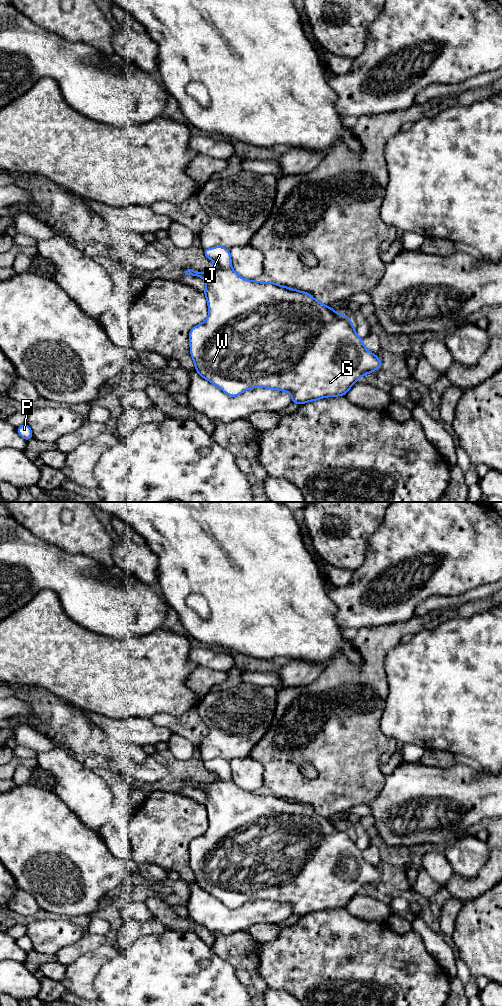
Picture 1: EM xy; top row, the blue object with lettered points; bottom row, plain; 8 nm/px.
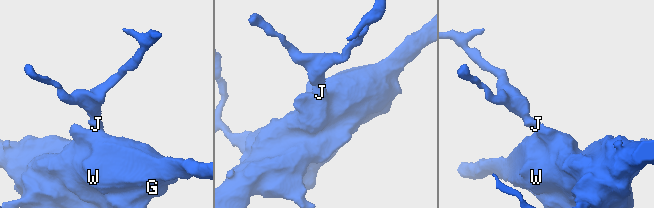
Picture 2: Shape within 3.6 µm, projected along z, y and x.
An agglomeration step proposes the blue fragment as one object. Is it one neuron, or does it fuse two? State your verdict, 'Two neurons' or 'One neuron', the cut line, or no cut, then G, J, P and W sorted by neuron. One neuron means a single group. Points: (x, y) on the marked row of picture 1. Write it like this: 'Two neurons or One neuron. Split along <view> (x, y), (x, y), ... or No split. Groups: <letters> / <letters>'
One neuron. No split. Groups: G J P W

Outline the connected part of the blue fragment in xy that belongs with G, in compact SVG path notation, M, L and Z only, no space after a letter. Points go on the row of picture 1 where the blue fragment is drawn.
M215 246L202 251L206 258L215 262L215 266L207 272L198 272L193 269L185 271L185 275L201 277L205 280L206 288L203 293L206 296L207 306L209 308L209 315L206 320L194 326L189 332L190 355L194 361L195 371L199 373L202 378L219 387L228 396L239 396L251 388L269 388L289 392L293 404L304 405L309 401L317 401L325 397L345 396L348 390L362 375L370 374L379 368L381 369L382 360L380 360L376 354L365 348L363 339L356 334L354 325L347 315L339 314L334 311L333 307L318 302L310 293L278 285L273 281L257 282L256 280L243 279L231 267L232 260L230 251L223 246Z

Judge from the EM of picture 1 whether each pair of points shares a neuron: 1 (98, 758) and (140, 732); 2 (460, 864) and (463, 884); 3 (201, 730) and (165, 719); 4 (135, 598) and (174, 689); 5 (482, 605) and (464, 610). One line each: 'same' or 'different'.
1: different
2: different
3: same
4: different
5: same

